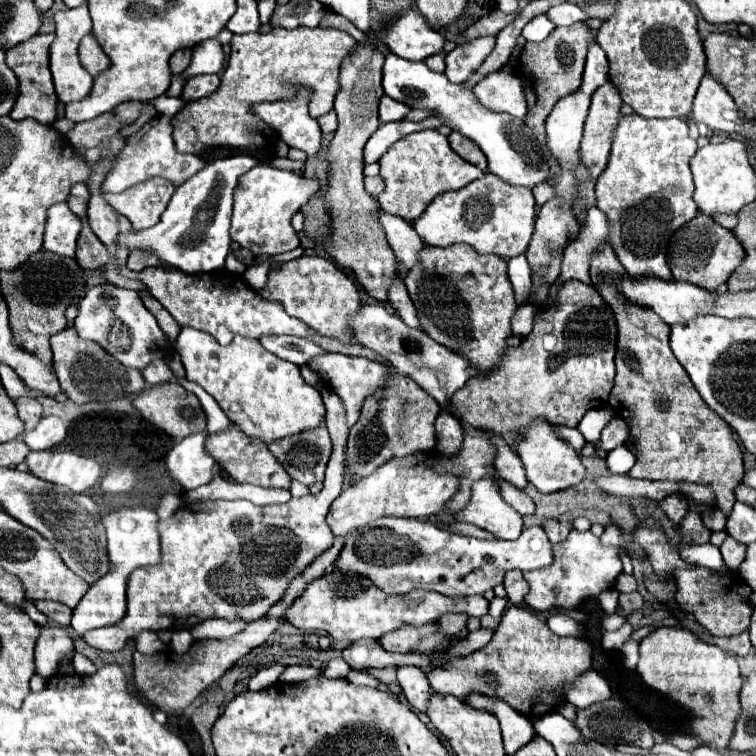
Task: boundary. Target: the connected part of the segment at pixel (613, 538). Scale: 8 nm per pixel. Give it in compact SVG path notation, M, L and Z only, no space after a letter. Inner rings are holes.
M608 525L600 539L602 539L604 545L620 545L620 543L622 543L622 541L620 541L620 529L618 529L616 525Z

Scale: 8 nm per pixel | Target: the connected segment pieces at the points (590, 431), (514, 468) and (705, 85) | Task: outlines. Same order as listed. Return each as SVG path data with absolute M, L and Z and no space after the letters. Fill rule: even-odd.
M604 407L604 409L594 409L594 411L588 411L582 421L578 423L578 431L584 435L584 439L588 443L596 443L600 439L600 433L602 429L606 427L606 423L612 419L612 409L610 407Z
M488 431L488 435L492 435L492 443L496 443L494 467L498 471L498 477L510 481L518 489L526 489L528 487L528 481L526 481L526 475L524 475L520 457L512 451L512 447L504 441L504 437L500 437L494 431Z
M706 73L700 81L690 119L704 123L712 133L726 133L726 129L740 129L744 115L736 109L728 91Z

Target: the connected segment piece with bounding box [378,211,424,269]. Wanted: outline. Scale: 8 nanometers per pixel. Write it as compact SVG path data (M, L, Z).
M380 211L378 219L390 243L390 249L394 251L398 261L404 265L404 269L410 269L418 261L418 251L424 247L422 239L418 237L418 233L414 231L410 223L404 223L396 215L386 215Z

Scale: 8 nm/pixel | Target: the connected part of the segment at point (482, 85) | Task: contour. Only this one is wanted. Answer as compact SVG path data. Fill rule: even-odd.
M510 67L486 75L480 83L474 85L474 93L480 103L492 111L504 111L518 119L524 119L528 111L522 93L522 83Z

